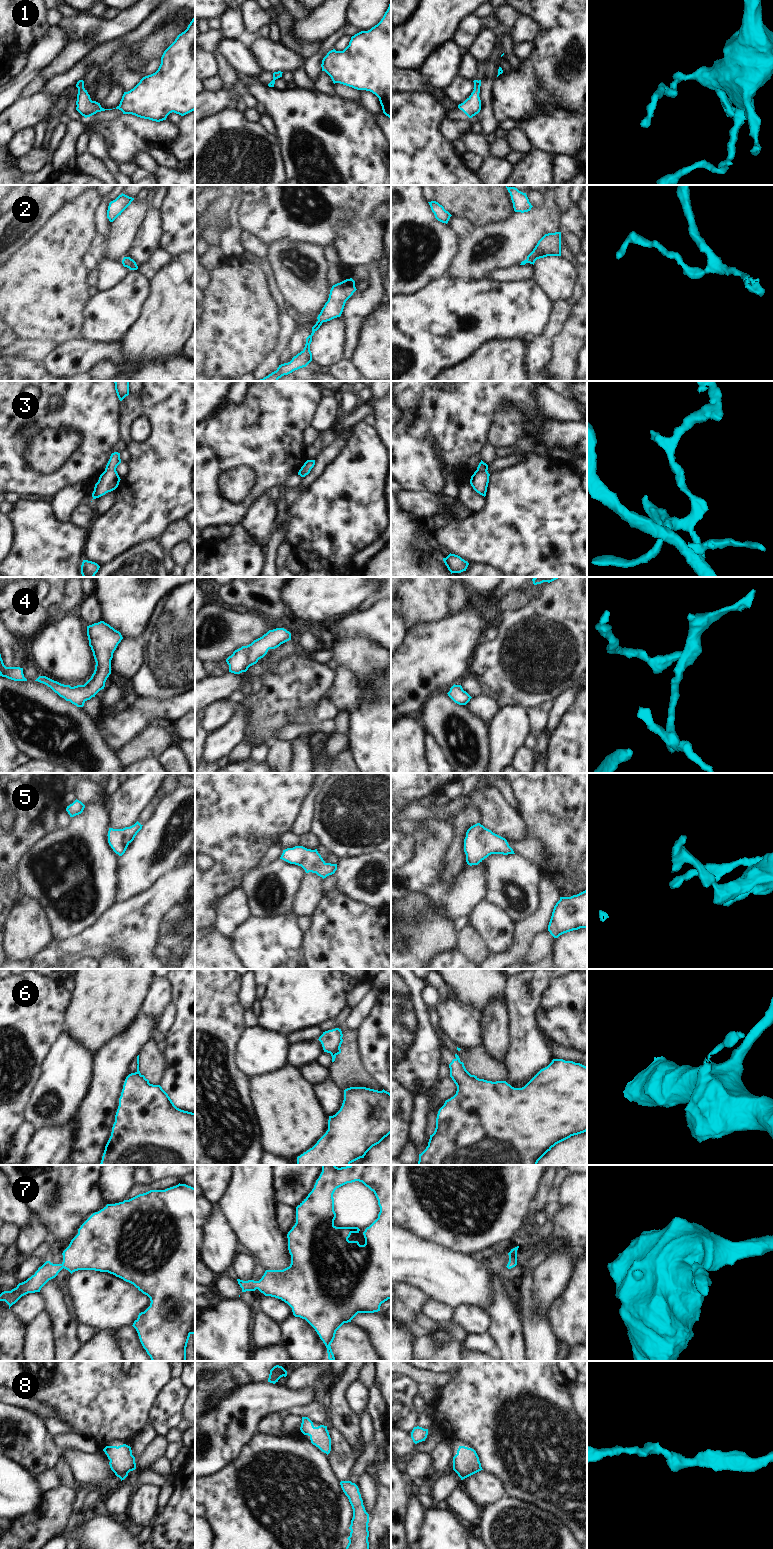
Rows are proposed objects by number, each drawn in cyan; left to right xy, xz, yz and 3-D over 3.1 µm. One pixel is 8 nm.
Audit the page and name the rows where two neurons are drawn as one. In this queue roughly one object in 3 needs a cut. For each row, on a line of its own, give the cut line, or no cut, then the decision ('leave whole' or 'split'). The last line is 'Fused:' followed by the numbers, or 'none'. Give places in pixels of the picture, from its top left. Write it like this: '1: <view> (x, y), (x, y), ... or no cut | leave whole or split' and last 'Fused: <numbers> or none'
1: no cut | leave whole
2: no cut | leave whole
3: no cut | leave whole
4: no cut | leave whole
5: no cut | leave whole
6: xy (136, 1072), (148, 1083) | split
7: no cut | leave whole
8: no cut | leave whole
Fused: 6

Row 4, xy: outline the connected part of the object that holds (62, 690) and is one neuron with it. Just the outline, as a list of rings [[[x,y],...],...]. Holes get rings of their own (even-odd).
[[[104,621],[87,626],[89,646],[96,662],[94,673],[84,685],[71,687],[54,681],[46,676],[39,676],[35,681],[50,687],[60,697],[77,707],[83,707],[87,700],[105,687],[111,674],[111,660],[118,644],[123,639],[121,633]]]

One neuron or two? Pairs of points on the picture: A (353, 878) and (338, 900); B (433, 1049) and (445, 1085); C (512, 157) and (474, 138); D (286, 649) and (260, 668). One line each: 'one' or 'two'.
A: two
B: two
C: two
D: one

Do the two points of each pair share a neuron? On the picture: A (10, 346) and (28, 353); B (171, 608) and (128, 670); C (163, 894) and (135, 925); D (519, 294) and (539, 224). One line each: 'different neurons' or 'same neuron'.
A: same neuron
B: different neurons
C: same neuron
D: different neurons

